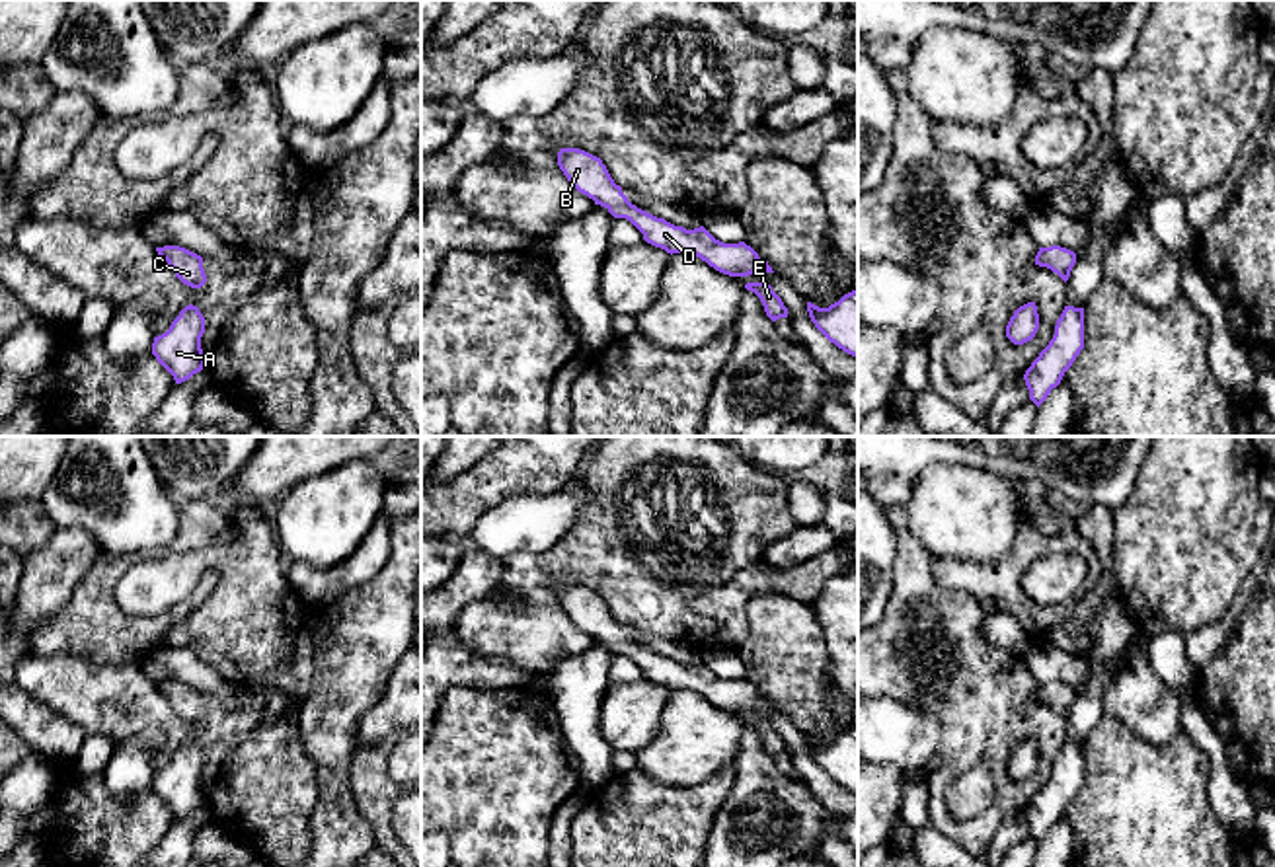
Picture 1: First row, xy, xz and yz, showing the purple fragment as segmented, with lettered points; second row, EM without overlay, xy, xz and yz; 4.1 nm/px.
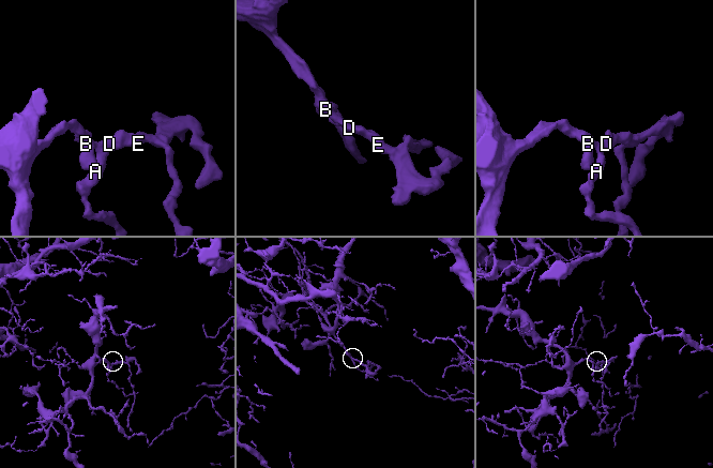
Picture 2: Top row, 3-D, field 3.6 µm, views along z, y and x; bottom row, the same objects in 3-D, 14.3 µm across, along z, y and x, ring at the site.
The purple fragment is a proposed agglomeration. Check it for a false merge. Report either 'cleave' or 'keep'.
keep

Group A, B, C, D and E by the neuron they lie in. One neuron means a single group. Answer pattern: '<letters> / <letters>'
A B C D E

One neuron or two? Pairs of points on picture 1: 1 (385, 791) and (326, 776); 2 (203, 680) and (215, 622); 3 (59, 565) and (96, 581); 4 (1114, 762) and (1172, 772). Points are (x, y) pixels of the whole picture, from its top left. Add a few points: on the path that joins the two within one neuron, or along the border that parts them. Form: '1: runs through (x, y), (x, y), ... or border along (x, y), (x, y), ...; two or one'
1: border along (355, 747), (349, 758), (349, 788), (369, 823); two
2: border along (164, 645), (192, 649), (227, 680); two
3: border along (98, 554), (71, 599), (57, 612); two
4: runs through (1127, 772), (1159, 772); one

